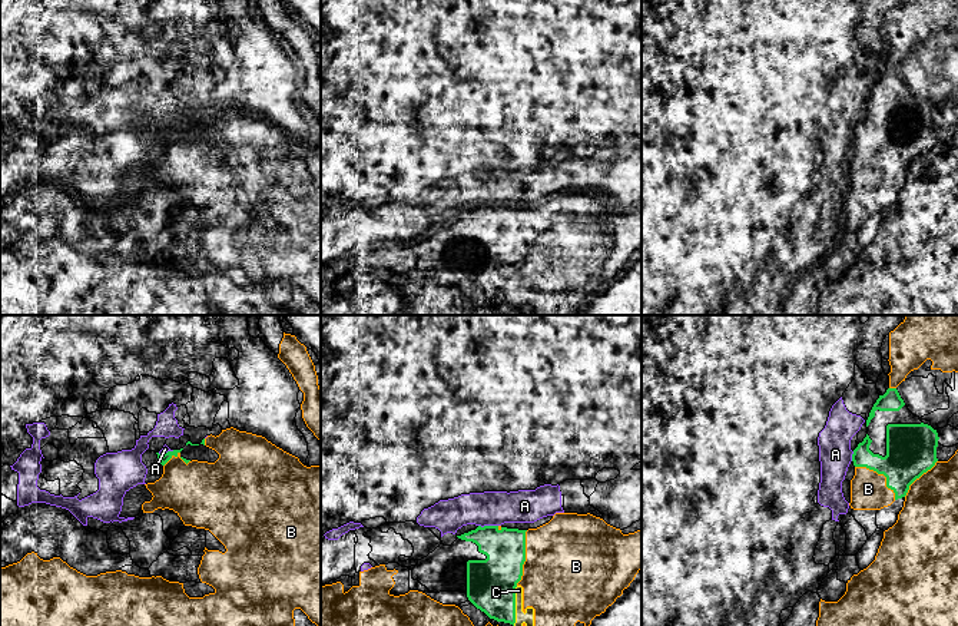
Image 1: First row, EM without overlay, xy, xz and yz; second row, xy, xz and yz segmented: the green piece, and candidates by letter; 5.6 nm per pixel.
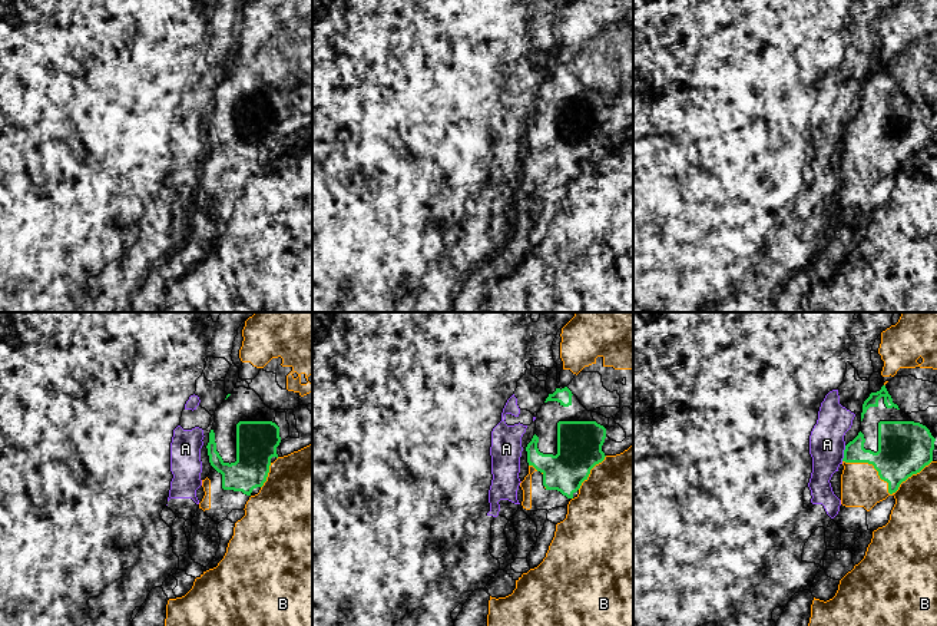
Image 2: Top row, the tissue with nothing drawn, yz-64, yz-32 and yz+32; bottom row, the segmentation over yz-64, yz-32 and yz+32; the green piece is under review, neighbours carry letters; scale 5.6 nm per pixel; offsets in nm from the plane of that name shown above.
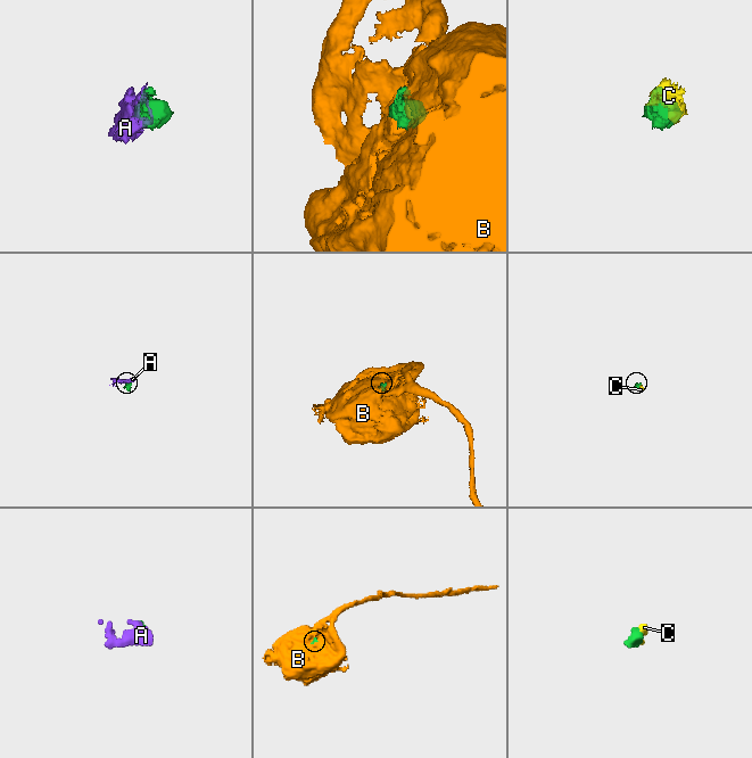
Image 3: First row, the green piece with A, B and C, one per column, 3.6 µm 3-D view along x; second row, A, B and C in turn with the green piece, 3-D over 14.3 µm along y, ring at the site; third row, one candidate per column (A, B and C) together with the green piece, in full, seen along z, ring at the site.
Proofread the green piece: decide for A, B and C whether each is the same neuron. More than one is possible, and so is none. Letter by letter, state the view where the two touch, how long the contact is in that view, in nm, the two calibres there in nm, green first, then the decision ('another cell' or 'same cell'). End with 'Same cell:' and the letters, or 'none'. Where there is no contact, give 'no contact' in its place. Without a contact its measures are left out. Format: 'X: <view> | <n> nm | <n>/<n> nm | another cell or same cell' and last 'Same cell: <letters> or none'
A: xz | 110 nm | 220/190 nm | another cell
B: yz | 300 nm | 280/200 nm | same cell
C: xz | 220 nm | 280/70 nm | same cell
Same cell: B, C

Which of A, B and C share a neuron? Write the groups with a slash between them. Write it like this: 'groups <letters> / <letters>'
groups A / B C

